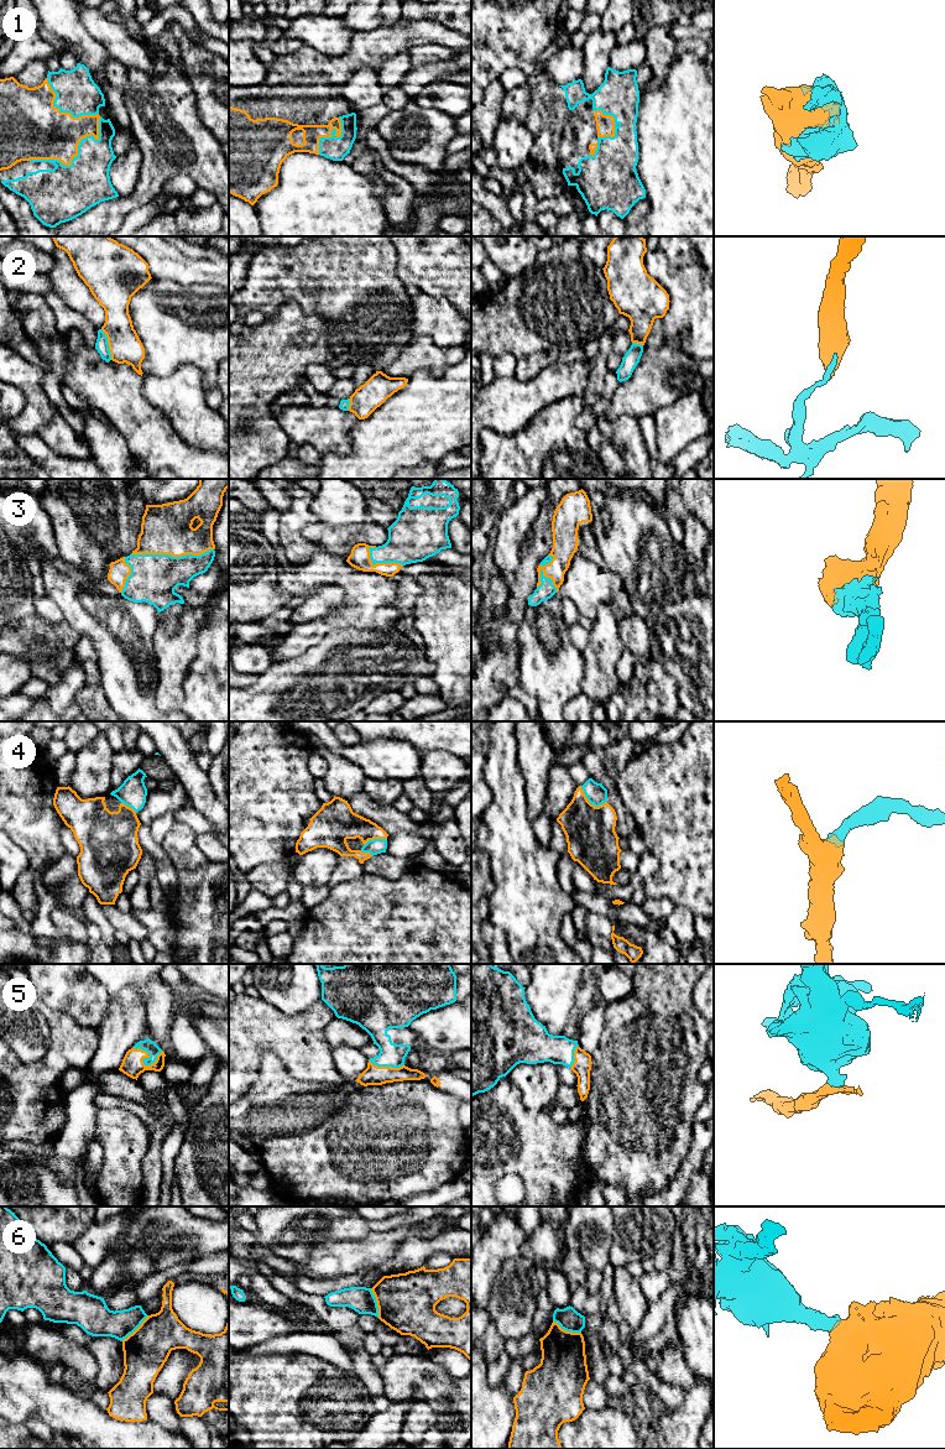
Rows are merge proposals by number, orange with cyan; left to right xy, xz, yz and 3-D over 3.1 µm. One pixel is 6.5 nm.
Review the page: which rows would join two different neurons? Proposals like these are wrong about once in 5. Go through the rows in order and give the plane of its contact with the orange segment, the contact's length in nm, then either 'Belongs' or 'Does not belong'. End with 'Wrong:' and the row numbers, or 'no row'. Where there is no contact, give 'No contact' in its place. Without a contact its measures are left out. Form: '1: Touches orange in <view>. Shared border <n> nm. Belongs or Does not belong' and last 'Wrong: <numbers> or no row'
1: Touches orange in xy. Shared border 550 nm. Belongs
2: Touches orange in xy. Shared border 220 nm. Does not belong
3: Touches orange in xy. Shared border 550 nm. Belongs
4: Touches orange in yz. Shared border 200 nm. Belongs
5: Touches orange in xy. Shared border 200 nm. Belongs
6: Touches orange in xz. Shared border 200 nm. Does not belong
Wrong: 2, 6

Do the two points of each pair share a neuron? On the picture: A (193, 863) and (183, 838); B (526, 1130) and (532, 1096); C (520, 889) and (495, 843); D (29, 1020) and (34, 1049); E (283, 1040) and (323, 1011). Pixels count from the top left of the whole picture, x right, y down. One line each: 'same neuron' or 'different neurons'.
A: same neuron
B: different neurons
C: same neuron
D: same neuron
E: same neuron

